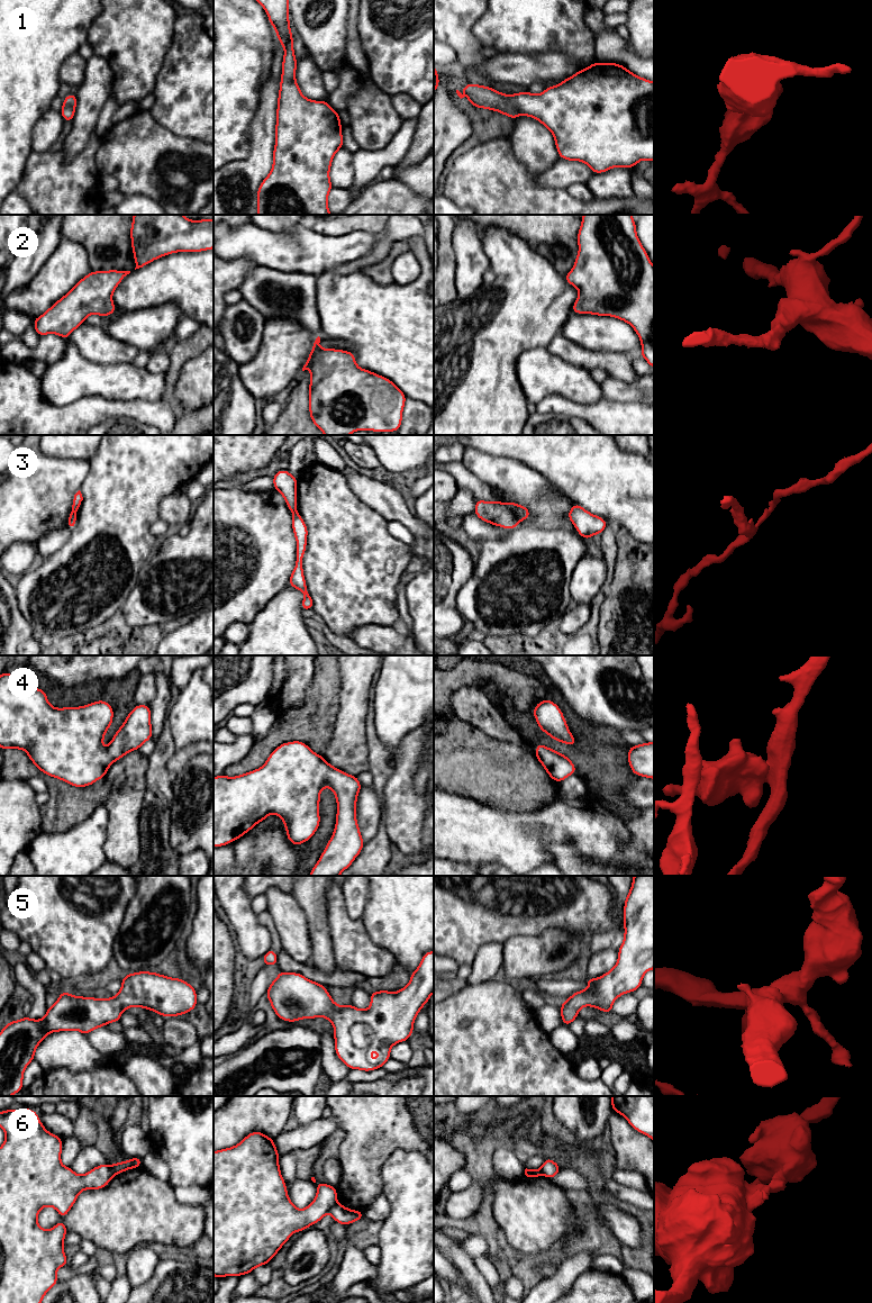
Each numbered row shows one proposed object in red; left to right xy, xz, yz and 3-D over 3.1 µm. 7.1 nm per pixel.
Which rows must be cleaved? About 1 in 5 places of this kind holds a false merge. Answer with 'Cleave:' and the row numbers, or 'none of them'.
Cleave: 3, 6

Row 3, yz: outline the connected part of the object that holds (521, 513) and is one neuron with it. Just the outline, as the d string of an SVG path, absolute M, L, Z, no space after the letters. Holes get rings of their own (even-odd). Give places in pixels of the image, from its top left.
M515 501L508 504L509 508L515 513L516 517L523 522L530 517L530 512L523 505L517 505Z

